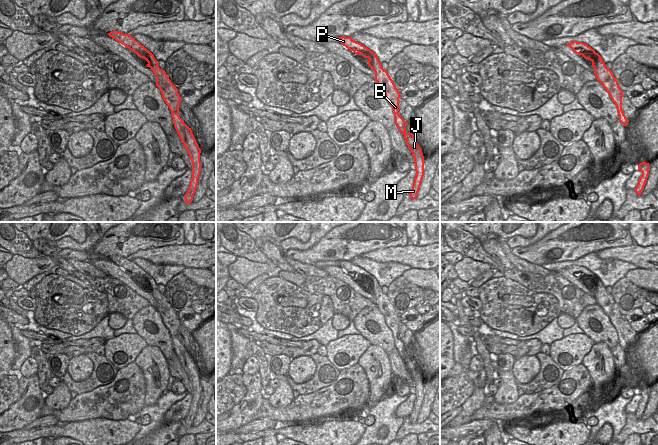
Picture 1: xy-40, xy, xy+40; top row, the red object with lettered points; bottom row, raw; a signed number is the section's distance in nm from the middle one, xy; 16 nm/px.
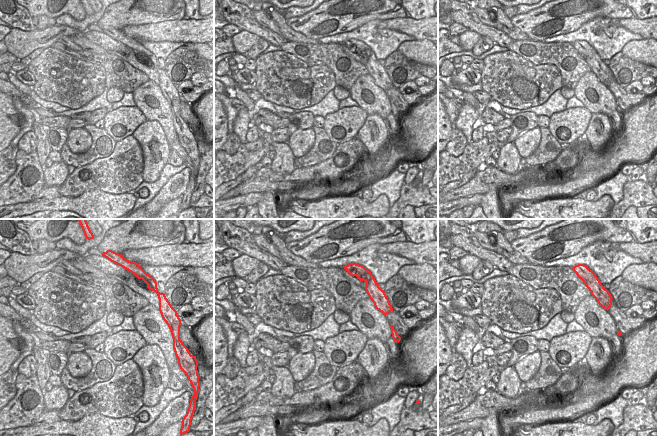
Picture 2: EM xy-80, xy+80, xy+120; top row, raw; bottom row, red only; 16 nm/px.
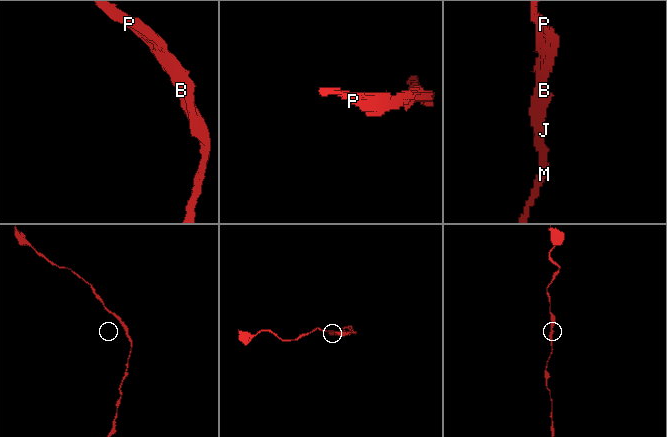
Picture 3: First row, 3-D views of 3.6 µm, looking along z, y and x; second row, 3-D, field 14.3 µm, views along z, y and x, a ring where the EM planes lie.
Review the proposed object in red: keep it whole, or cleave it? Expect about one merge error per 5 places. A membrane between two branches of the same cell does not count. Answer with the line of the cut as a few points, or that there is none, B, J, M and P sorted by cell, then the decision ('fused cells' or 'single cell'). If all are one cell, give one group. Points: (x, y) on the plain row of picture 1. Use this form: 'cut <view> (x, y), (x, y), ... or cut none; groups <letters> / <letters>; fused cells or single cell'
cut none; groups B J M P; single cell

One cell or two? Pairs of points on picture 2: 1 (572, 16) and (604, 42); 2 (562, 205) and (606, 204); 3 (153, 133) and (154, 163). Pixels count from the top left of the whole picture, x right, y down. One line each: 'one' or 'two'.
1: two
2: one
3: one

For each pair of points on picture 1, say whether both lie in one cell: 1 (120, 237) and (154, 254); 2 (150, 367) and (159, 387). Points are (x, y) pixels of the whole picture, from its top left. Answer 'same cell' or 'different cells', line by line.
1: different cells
2: same cell

